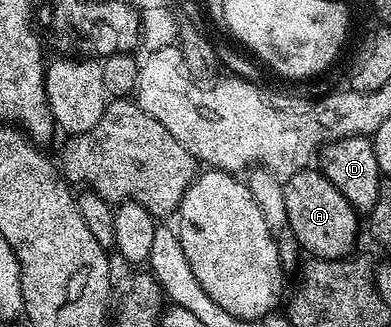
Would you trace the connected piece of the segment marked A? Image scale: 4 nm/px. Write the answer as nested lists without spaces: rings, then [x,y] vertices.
[[[308,166],[302,172],[287,178],[284,183],[283,193],[285,194],[285,210],[289,210],[289,226],[293,226],[293,234],[304,253],[311,252],[307,254],[320,260],[342,260],[352,255],[354,248],[351,247],[359,236],[361,220],[355,207],[340,194],[337,186],[333,186],[333,182],[329,182],[329,178],[323,175],[322,171],[315,169],[314,172],[313,169],[314,167]]]

